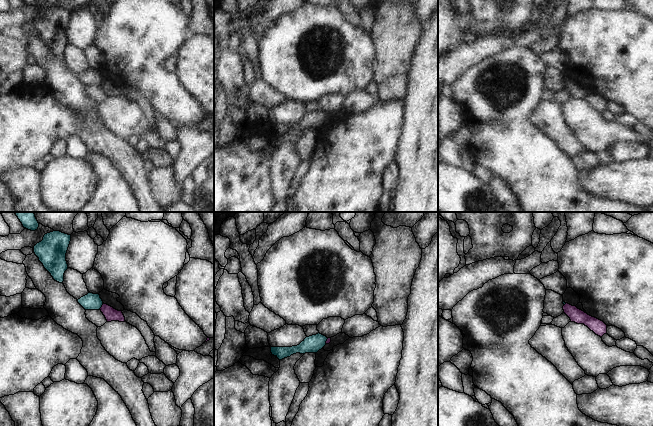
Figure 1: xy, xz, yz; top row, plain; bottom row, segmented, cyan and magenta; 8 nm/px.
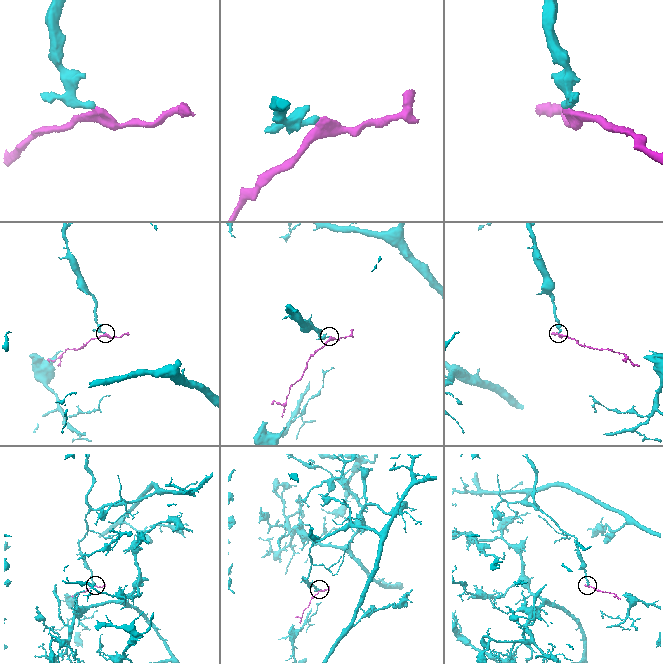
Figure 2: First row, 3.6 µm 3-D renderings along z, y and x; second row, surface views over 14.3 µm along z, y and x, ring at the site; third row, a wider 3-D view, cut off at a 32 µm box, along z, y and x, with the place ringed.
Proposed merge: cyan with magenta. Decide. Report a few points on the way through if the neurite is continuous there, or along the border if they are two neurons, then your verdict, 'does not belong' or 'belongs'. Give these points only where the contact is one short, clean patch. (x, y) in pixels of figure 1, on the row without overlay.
border along xy (103, 79), (99, 85); does not belong

